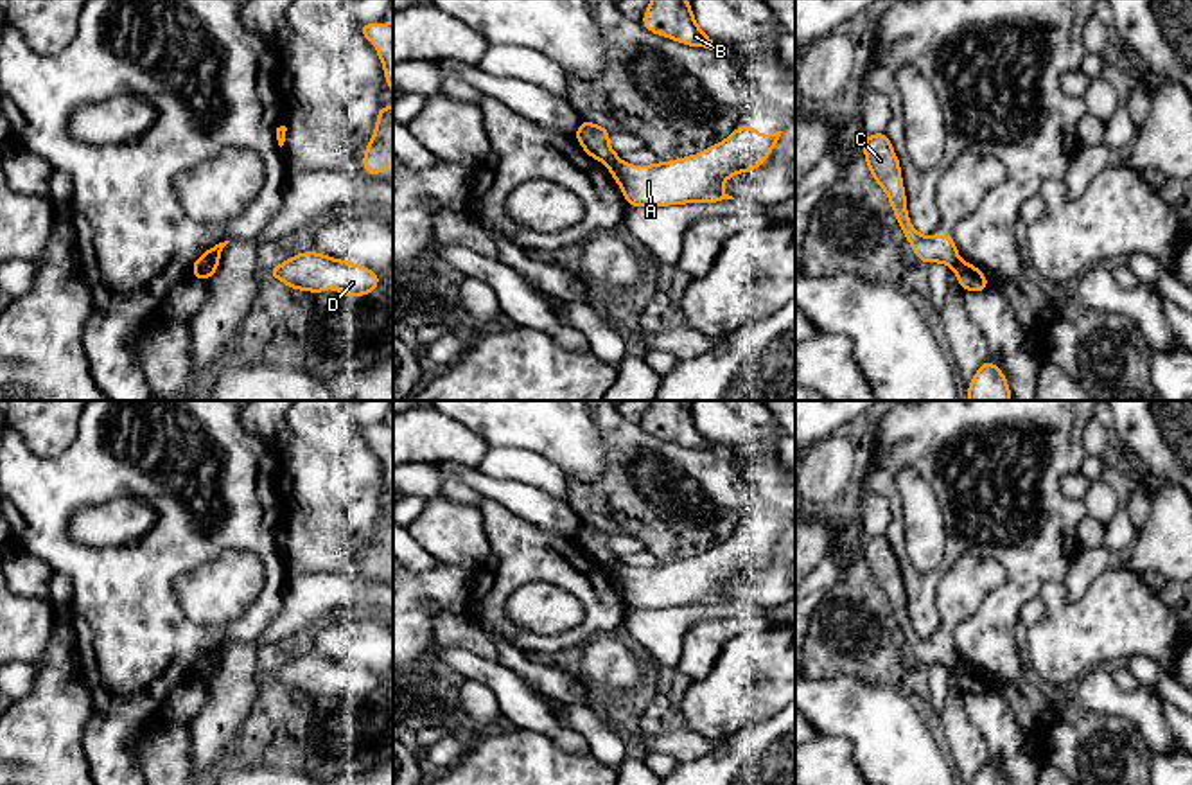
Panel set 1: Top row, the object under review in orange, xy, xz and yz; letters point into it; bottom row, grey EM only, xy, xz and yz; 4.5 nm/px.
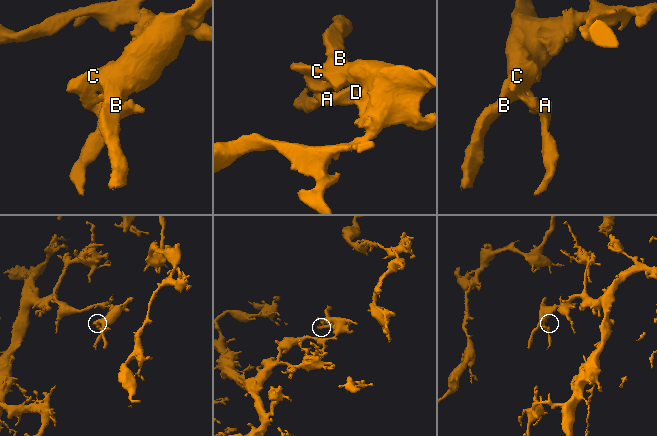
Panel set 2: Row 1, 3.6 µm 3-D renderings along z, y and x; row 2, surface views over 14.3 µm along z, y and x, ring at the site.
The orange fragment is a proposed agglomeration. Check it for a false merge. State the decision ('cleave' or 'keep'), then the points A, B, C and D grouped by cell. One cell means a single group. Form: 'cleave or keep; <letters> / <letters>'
cleave; A D / B C

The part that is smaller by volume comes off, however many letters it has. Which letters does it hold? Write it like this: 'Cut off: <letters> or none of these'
Cut off: A, D

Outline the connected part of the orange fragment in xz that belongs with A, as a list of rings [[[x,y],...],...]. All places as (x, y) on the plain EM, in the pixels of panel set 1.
[[[738,528],[725,542],[704,551],[698,557],[688,557],[671,564],[653,568],[632,568],[621,560],[607,564],[607,571],[618,584],[628,609],[666,609],[684,605],[716,605],[734,602],[723,595],[723,584],[738,575],[750,575],[763,568],[776,550],[783,534],[761,539],[754,528]]]

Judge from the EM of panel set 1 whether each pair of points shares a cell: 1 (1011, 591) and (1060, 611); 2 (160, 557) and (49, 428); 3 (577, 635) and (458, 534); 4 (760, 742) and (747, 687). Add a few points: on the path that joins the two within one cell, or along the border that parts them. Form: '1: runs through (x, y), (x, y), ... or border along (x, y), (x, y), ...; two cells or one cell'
1: border along (1061, 581), (1051, 581), (1038, 595); two cells
2: border along (79, 419), (61, 451), (26, 444); two cells
3: border along (483, 514), (489, 554), (471, 570); two cells
4: border along (776, 714), (745, 724), (720, 742); two cells

